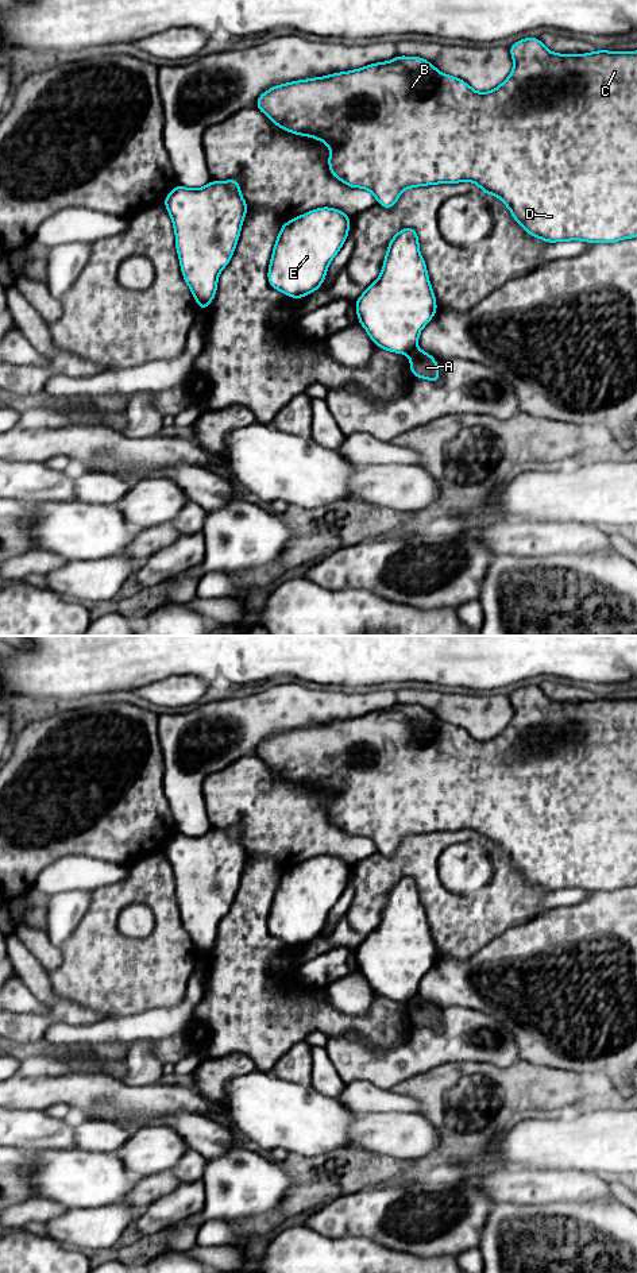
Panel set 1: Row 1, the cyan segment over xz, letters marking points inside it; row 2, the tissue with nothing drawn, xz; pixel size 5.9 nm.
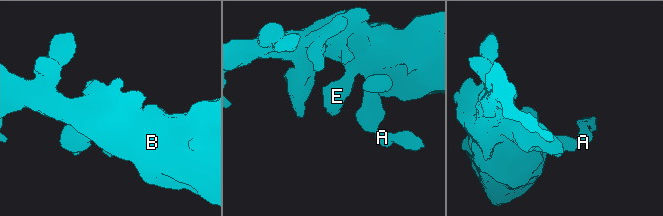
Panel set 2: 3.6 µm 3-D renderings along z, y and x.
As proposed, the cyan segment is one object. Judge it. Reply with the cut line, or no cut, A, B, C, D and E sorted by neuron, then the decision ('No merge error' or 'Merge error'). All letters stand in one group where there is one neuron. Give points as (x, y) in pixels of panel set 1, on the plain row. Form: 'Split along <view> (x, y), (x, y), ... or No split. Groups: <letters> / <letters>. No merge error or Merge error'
Split along xz (416, 995), (408, 1002). Groups: A / B C D E. Merge error

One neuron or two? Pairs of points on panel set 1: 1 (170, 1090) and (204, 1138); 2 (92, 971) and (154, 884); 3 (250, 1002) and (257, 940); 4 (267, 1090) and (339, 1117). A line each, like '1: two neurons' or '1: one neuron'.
1: two neurons
2: one neuron
3: one neuron
4: one neuron

